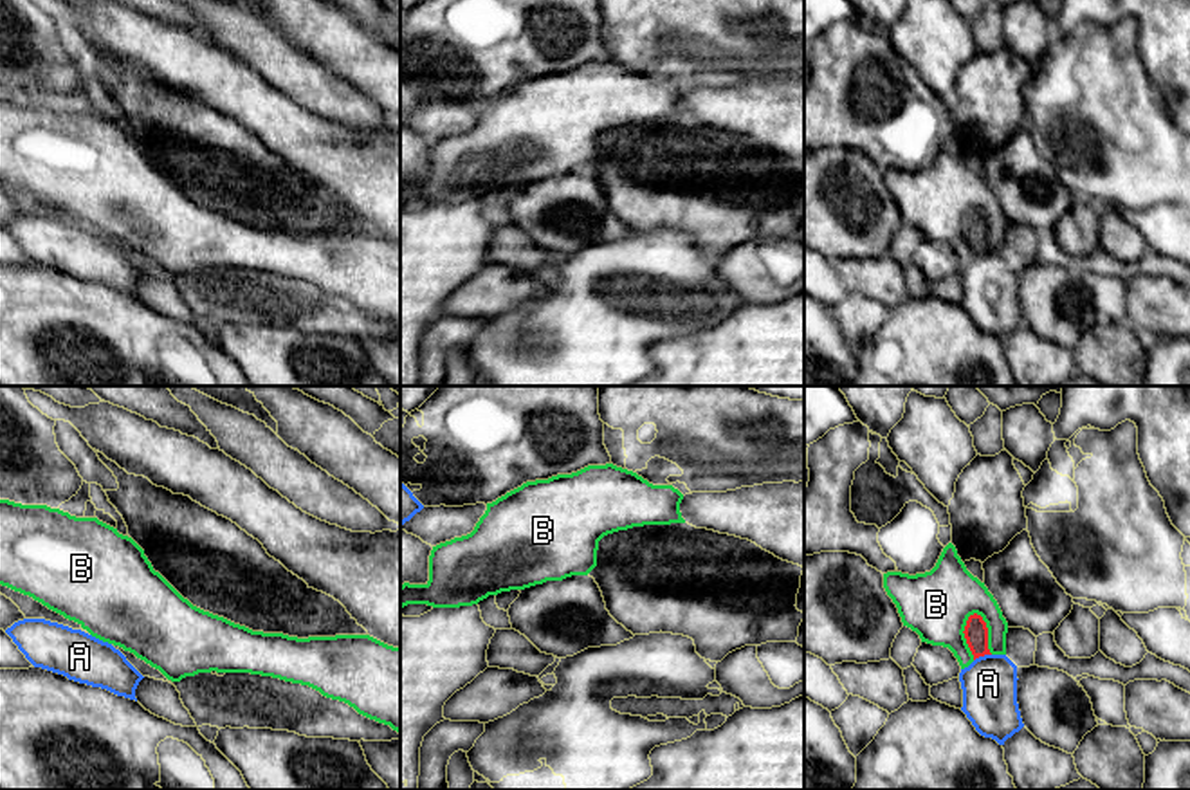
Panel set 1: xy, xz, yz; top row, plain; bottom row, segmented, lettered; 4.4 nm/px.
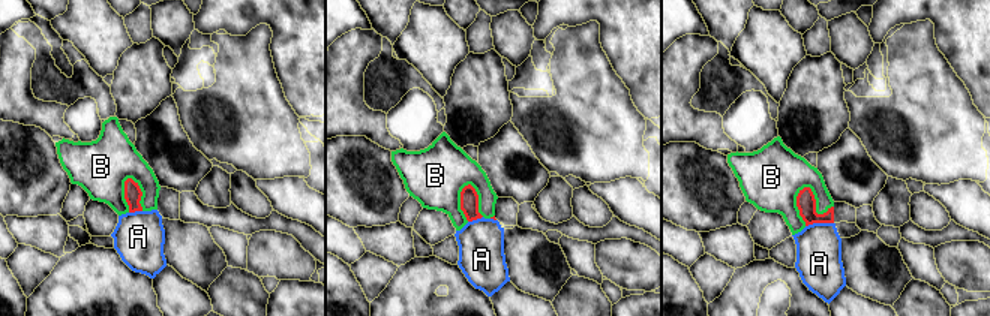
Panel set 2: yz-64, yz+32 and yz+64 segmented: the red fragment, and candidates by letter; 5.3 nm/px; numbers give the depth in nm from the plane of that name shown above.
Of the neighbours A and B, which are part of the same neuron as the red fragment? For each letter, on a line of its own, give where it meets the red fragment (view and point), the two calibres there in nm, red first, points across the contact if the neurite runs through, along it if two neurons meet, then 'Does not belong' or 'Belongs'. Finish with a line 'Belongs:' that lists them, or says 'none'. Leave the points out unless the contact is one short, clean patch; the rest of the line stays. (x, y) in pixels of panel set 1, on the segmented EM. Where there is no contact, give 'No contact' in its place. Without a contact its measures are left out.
A: Touches red at yz (981, 655). Thickness 110 nm (red) against 240 nm. Boundary: yz (990, 653), (979, 655), (974, 661). Does not belong
B: Touches red at yz (965, 635). Thickness 110 nm (red) against 300 nm. Belongs
Belongs: B

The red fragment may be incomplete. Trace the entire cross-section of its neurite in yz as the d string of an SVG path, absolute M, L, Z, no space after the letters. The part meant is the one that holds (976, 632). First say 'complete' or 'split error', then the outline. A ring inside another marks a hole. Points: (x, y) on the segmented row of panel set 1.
split error; M952 543L943 548L930 572L887 572L883 588L903 626L916 631L921 642L948 648L961 669L984 655L1006 655L1008 622Z

